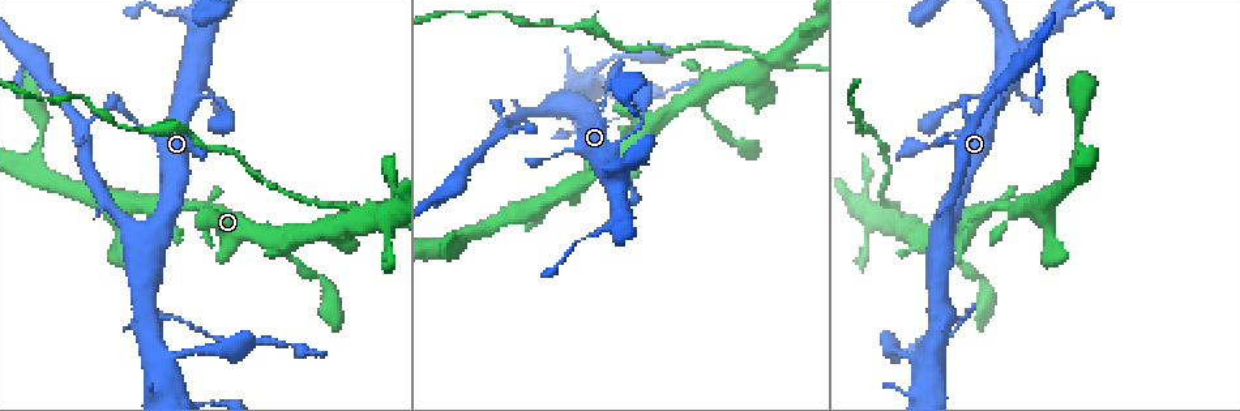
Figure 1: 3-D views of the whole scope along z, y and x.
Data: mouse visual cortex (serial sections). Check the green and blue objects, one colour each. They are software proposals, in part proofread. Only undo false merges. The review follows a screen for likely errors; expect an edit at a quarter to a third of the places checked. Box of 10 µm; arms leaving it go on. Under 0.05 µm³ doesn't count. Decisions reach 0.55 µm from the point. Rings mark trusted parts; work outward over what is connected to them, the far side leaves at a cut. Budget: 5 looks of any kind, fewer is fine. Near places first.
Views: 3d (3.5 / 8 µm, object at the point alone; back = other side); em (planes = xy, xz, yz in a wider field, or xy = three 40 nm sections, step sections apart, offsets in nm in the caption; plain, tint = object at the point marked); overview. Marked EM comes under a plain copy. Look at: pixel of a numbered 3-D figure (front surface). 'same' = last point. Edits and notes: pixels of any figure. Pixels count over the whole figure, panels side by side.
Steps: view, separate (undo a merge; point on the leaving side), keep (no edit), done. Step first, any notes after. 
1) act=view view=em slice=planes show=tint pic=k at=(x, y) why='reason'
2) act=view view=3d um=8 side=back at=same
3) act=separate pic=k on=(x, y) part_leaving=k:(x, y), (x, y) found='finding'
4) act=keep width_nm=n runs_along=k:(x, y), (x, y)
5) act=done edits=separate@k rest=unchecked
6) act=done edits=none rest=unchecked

act=view view=3d um=8 side=back pic=1 at=(595, 176)

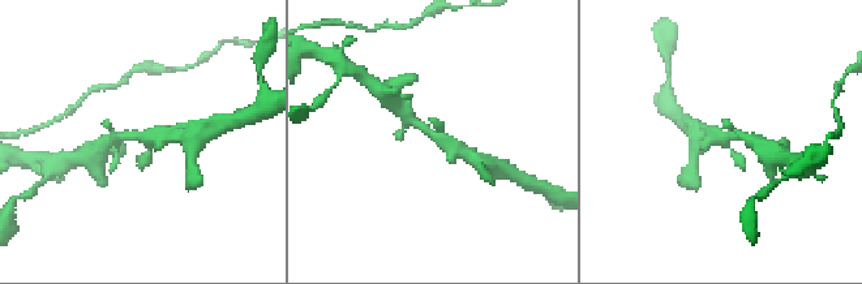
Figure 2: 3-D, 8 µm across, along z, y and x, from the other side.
act=view view=em slice=xy step=5 show=tint at=same

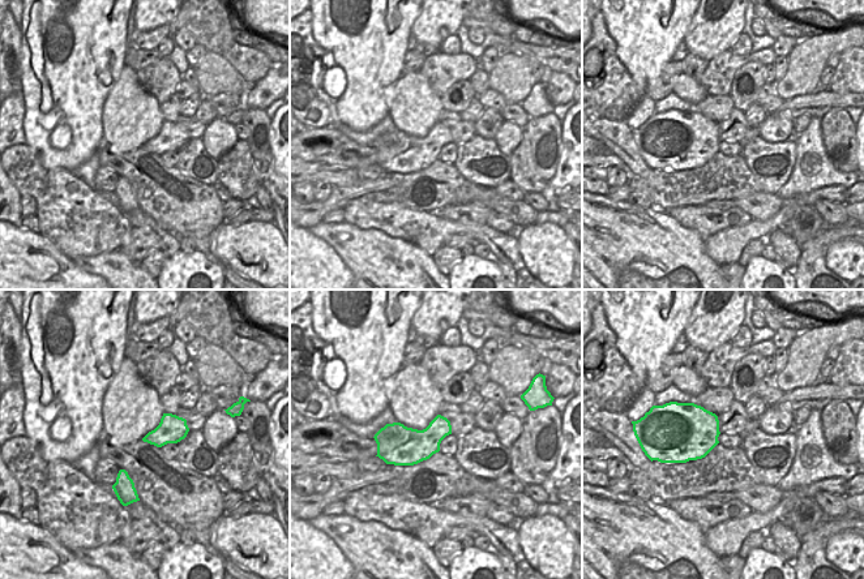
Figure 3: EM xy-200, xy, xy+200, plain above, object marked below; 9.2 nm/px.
act=keep width_nm=340 runs_along=2:(403, 113), (437, 142), (467, 154) found='continuous, no second cell'

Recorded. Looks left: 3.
act=view view=3d um=3.5 pic=1 at=(153, 320) why='branch point'

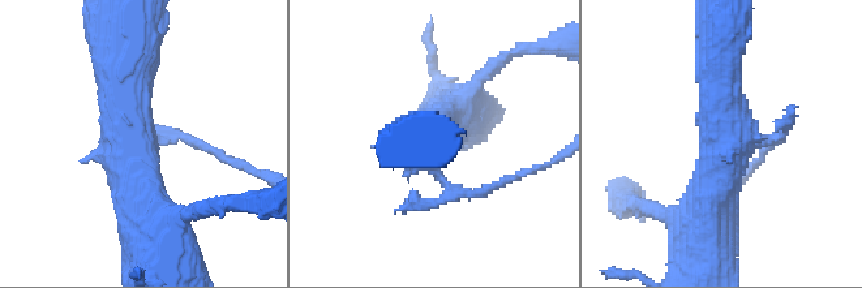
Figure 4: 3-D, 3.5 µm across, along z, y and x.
act=separate pic=4 on=(193, 141) part_leaving=4:(159, 140), (183, 136), (260, 171) found='two cells meet here'

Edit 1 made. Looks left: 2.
act=done edits=separate@4 rest=unchecked

